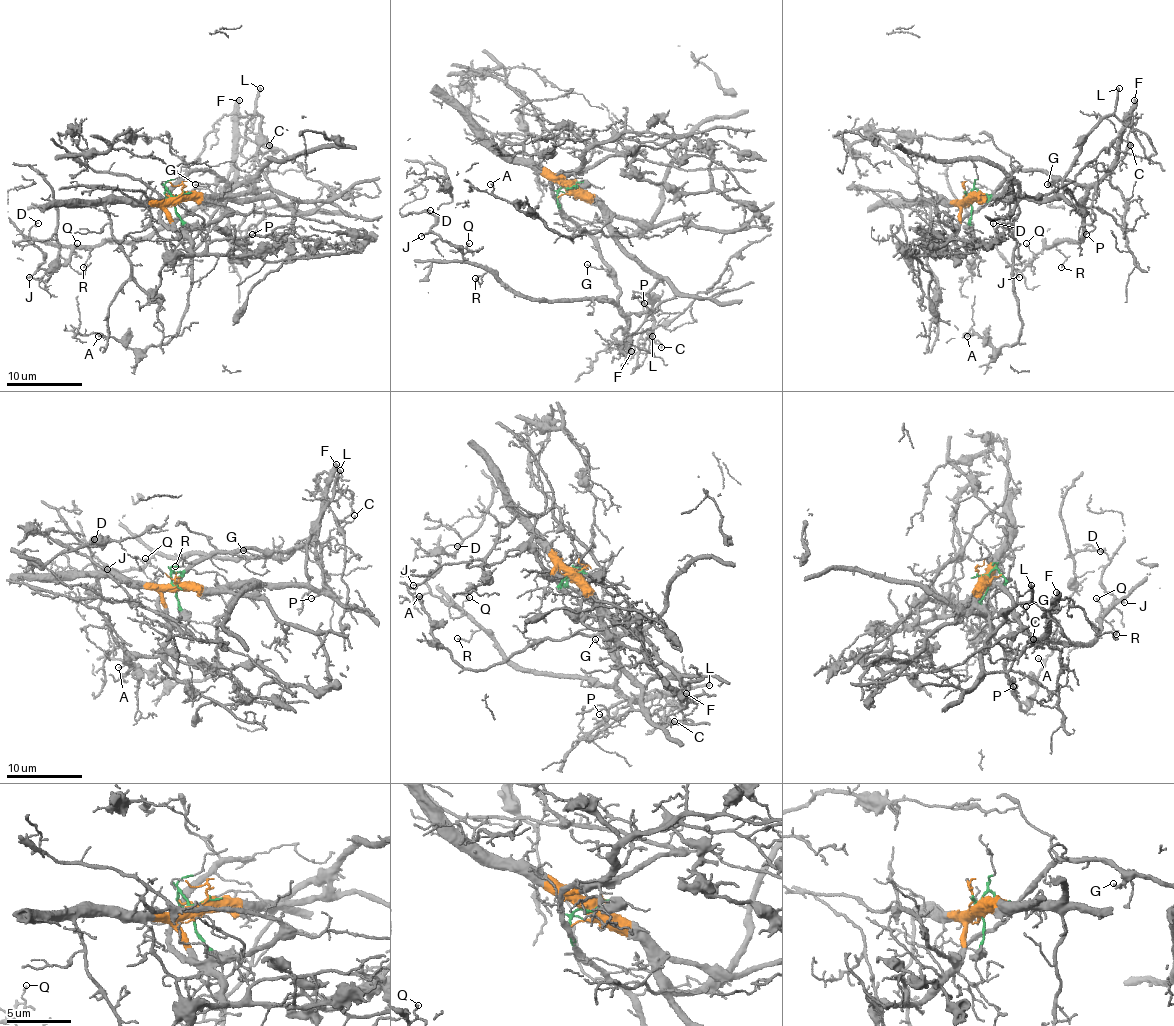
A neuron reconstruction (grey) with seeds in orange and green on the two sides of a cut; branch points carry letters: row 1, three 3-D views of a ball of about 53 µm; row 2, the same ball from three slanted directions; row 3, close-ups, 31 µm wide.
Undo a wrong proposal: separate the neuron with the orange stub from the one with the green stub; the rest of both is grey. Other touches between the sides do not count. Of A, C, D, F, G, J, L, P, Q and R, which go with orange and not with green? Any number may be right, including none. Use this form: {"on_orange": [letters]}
{"on_orange": ["A", "L", "P"]}

